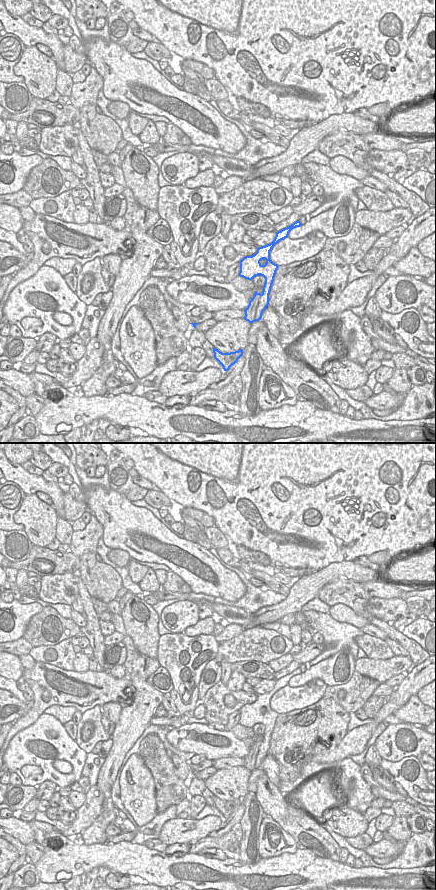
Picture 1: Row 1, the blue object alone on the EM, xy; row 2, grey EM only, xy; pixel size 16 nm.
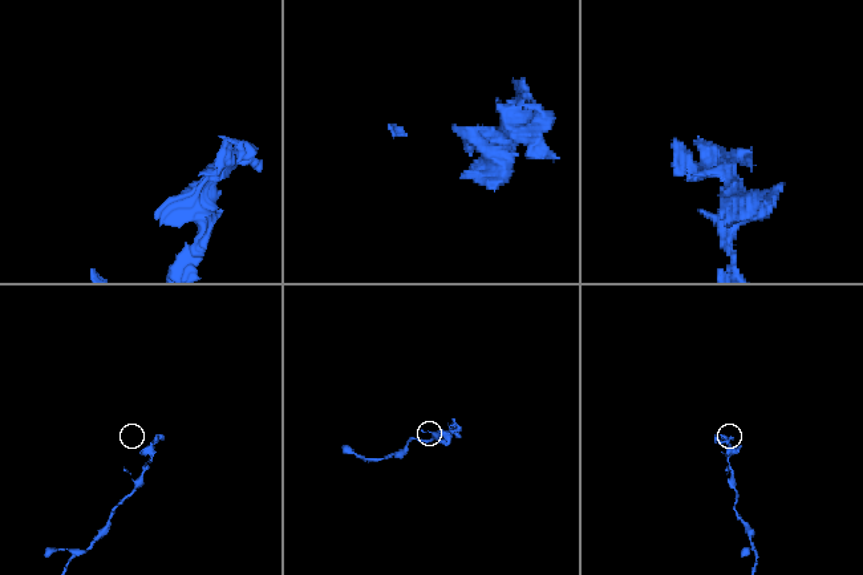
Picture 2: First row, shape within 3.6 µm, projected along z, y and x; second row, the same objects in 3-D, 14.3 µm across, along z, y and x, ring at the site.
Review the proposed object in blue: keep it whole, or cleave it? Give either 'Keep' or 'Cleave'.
Cleave

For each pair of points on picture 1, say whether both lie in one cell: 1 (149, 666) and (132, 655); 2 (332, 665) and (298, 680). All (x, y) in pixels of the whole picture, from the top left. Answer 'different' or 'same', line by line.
1: same
2: same

